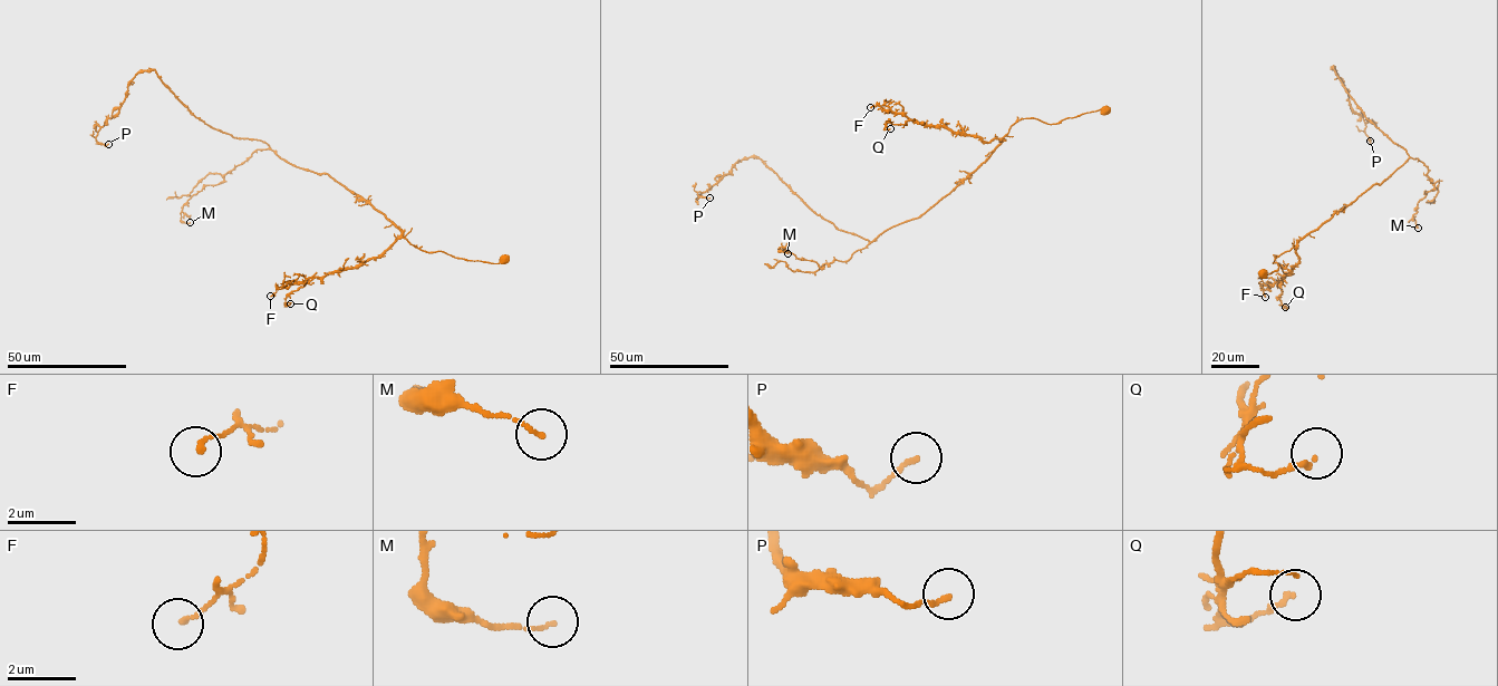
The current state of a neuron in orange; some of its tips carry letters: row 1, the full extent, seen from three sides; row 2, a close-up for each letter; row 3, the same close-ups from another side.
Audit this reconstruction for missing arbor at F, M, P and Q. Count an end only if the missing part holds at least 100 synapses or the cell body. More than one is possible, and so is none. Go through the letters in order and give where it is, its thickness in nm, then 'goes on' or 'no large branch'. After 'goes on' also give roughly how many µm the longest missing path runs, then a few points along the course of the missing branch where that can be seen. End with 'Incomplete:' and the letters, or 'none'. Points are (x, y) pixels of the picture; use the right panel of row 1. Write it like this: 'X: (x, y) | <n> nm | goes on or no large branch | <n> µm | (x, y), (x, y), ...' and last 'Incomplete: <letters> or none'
F: (1265, 297) | 140 nm | no large branch
M: (1418, 228) | 110 nm | no large branch
P: (1370, 141) | 130 nm | no large branch
Q: (1285, 307) | 150 nm | no large branch
Incomplete: none

